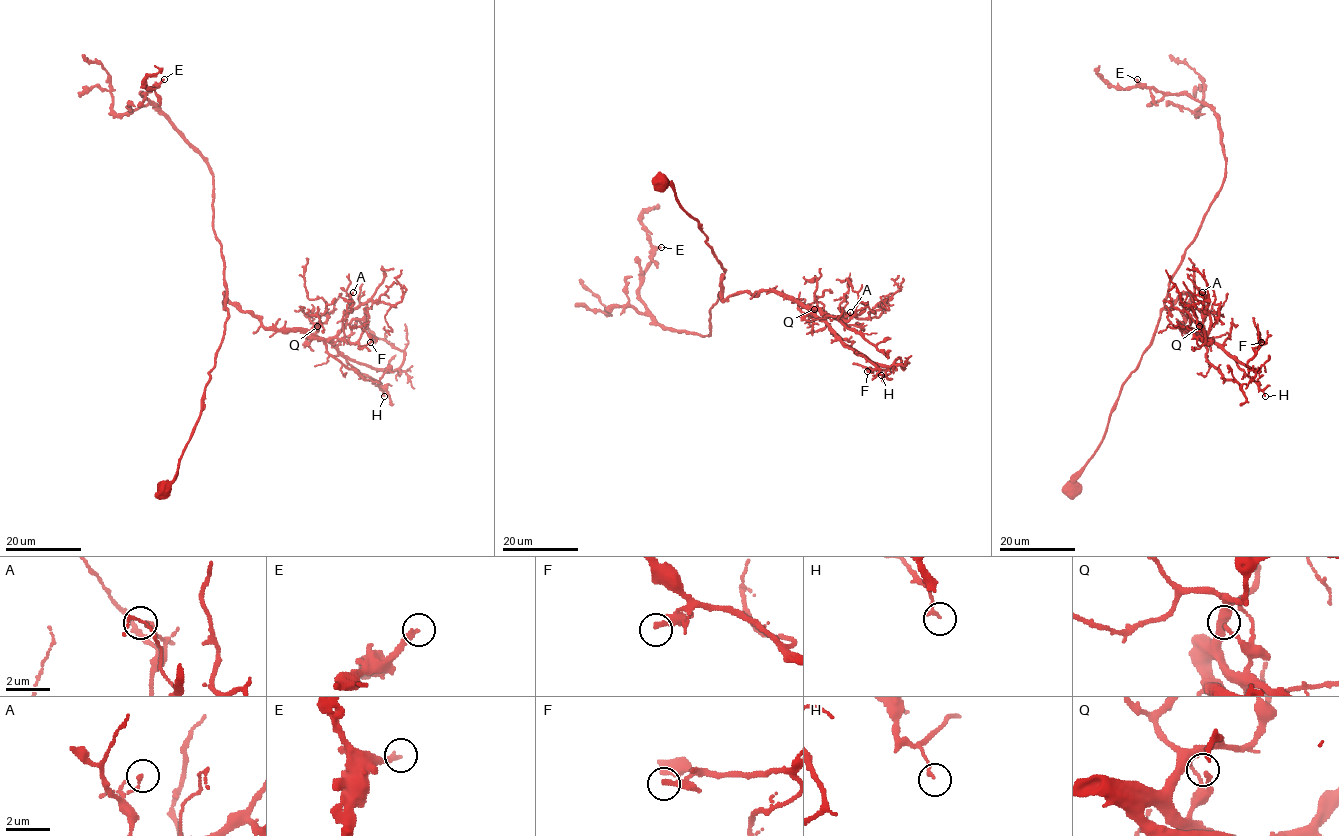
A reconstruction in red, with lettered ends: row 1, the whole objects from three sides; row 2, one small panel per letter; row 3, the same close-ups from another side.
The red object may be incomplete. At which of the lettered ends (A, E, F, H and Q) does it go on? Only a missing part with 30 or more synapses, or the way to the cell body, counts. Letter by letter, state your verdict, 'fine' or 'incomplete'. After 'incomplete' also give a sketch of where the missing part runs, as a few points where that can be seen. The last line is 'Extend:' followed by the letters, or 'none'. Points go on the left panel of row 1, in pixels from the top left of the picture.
A: fine
E: incomplete | (164, 79), (167, 76), (172, 84), (178, 85)
F: fine
H: fine
Q: fine
Extend: E

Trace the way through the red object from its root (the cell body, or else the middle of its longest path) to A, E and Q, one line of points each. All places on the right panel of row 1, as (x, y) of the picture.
A: (1073, 487), (1159, 313), (1187, 293), (1181, 328), (1207, 335), (1210, 315), (1202, 292)
E: (1073, 487), (1224, 176), (1219, 117), (1188, 94), (1137, 79)
Q: (1073, 487), (1159, 313), (1187, 293), (1181, 328), (1202, 335), (1199, 326)

